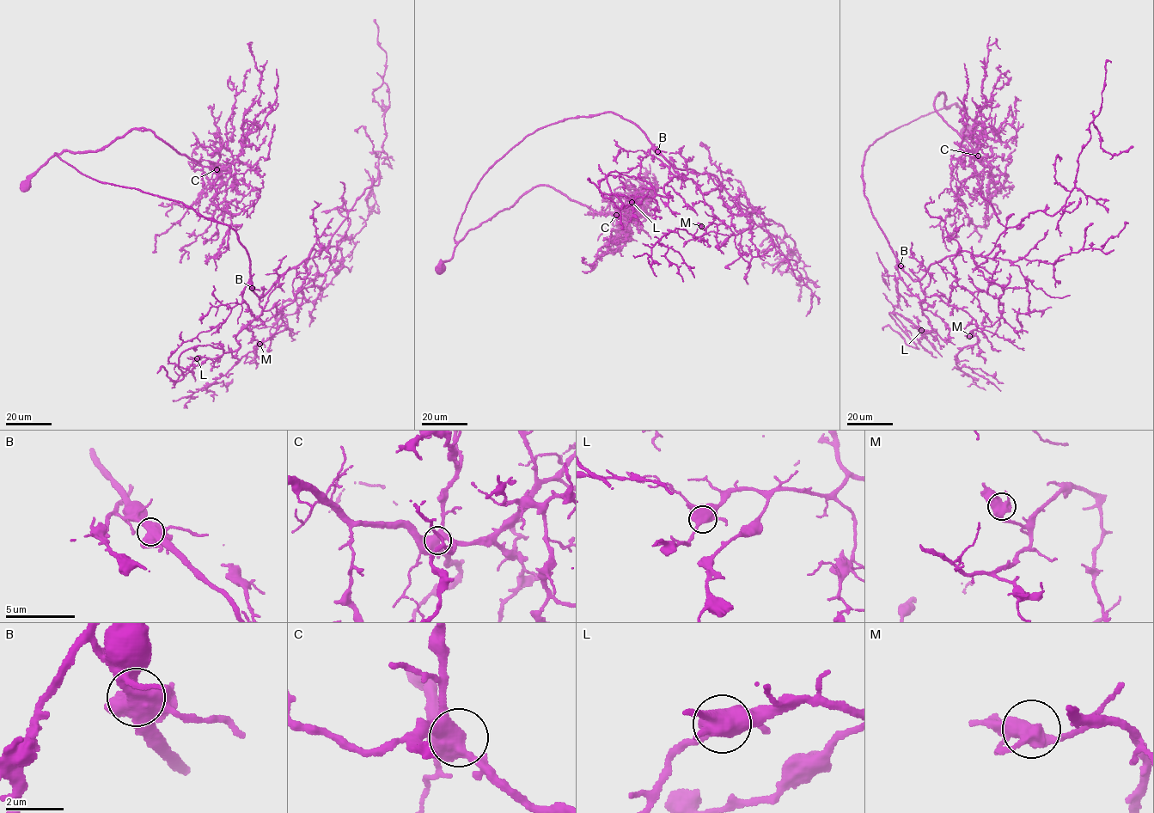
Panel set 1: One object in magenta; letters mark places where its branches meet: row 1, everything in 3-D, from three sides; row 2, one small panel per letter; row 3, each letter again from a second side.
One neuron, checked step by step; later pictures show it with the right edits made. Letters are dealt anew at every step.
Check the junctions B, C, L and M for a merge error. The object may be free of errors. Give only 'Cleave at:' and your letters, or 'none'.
Cleave at: B

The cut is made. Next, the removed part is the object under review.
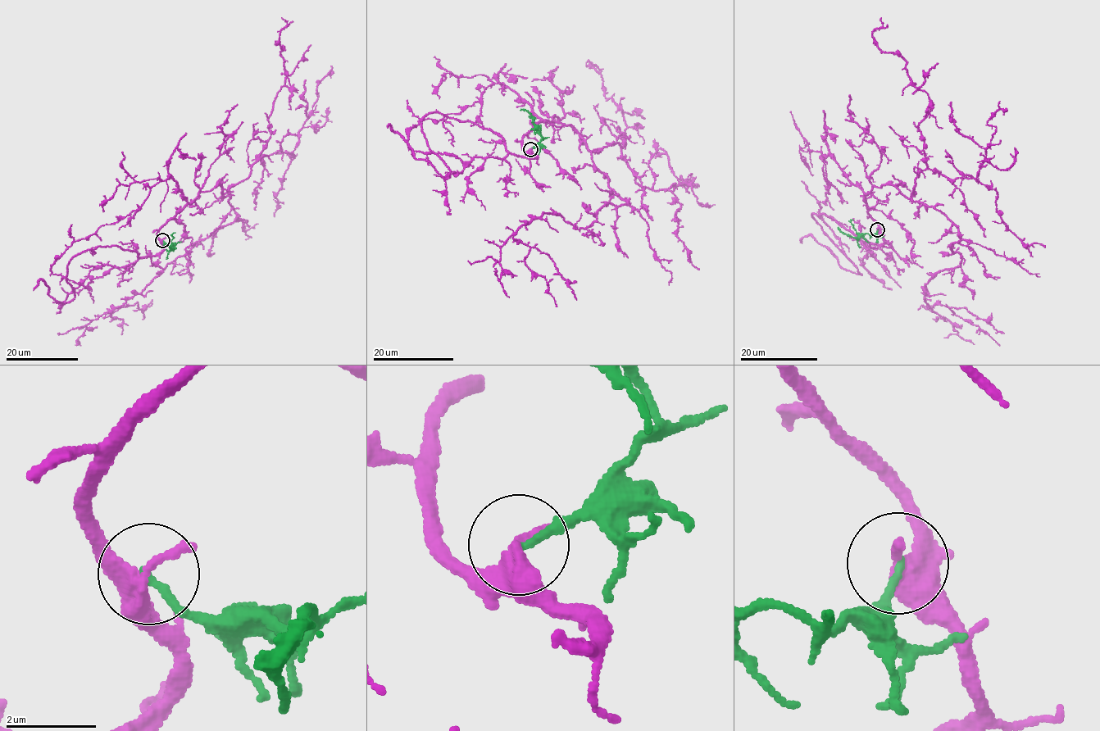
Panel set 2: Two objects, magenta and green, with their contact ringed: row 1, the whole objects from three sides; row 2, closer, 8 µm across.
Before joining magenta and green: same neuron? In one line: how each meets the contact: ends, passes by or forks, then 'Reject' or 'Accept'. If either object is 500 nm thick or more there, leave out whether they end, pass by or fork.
At the ring magenta ends. At the ring green ends. Reject

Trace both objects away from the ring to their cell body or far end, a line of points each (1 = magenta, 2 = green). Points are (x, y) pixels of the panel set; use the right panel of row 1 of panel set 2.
1: (877, 229), (865, 198), (874, 186), (939, 210), (961, 260), (931, 277), (924, 300), (999, 346)
2: (877, 229), (875, 234), (865, 233), (852, 237), (847, 236), (838, 227)

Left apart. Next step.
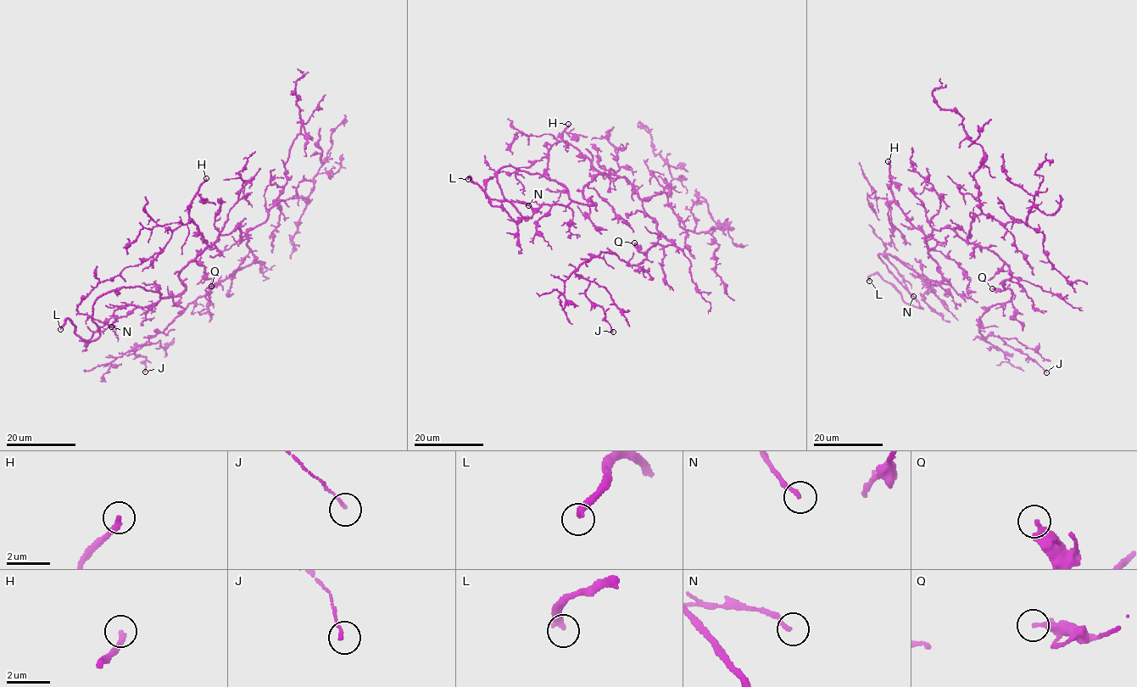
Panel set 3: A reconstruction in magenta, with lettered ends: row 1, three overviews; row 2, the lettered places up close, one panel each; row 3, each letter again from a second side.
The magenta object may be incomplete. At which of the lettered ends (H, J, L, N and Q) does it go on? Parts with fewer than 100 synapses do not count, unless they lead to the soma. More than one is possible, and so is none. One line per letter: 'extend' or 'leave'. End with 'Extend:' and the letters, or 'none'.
H: extend
J: leave
L: extend
N: leave
Q: leave
Extend: H, L

